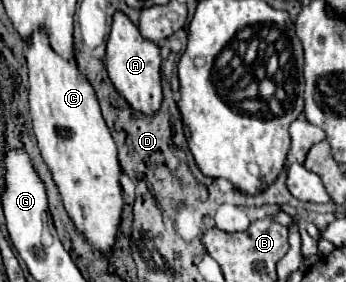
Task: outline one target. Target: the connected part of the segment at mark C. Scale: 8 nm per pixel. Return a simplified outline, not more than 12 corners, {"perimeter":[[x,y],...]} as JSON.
{"perimeter":[[26,39],[42,159],[86,241],[110,255],[124,207],[90,81]]}

